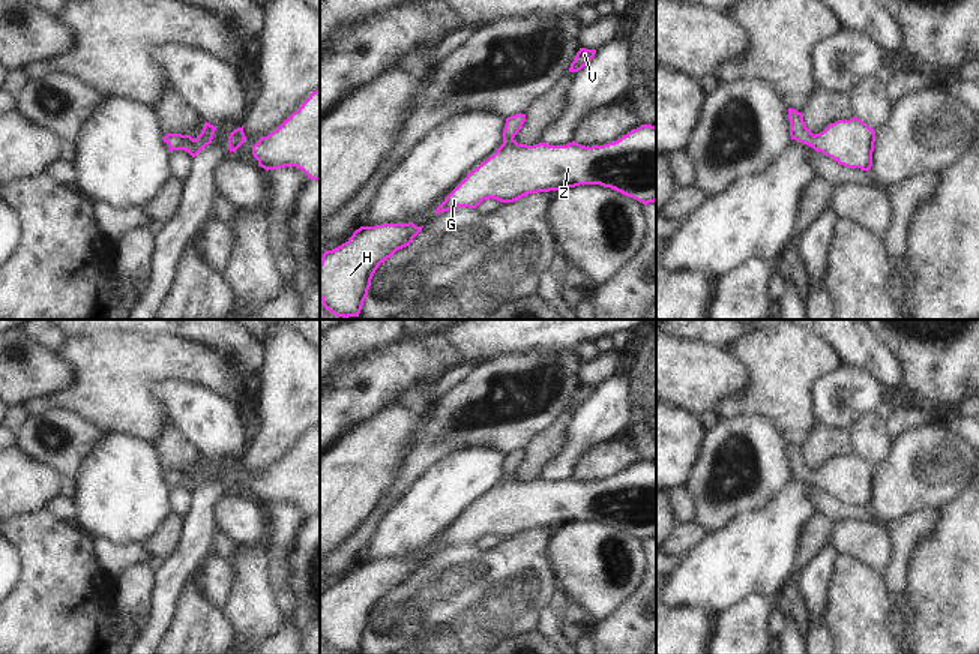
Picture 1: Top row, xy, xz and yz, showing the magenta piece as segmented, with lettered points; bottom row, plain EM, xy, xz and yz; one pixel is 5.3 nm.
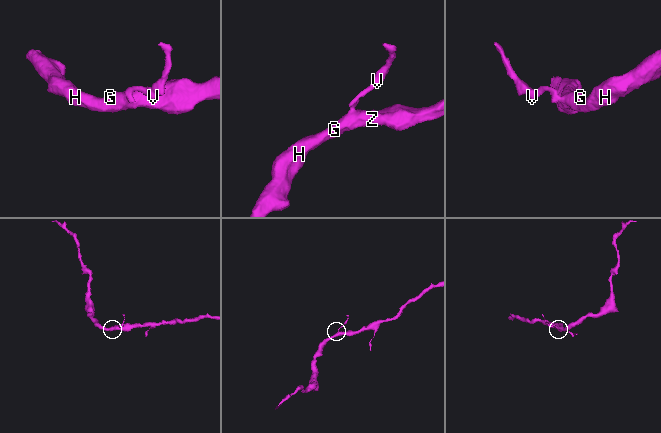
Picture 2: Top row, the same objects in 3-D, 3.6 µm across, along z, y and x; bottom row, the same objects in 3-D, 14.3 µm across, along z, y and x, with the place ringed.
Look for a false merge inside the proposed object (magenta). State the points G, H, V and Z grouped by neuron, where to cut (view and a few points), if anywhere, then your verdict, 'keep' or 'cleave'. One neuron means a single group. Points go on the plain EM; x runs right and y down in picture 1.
G H V Z | no cut | keep

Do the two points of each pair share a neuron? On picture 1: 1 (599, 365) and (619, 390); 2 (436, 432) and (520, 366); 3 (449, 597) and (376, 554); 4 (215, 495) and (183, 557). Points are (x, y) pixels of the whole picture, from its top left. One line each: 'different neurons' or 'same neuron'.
1: different neurons
2: same neuron
3: different neurons
4: same neuron

